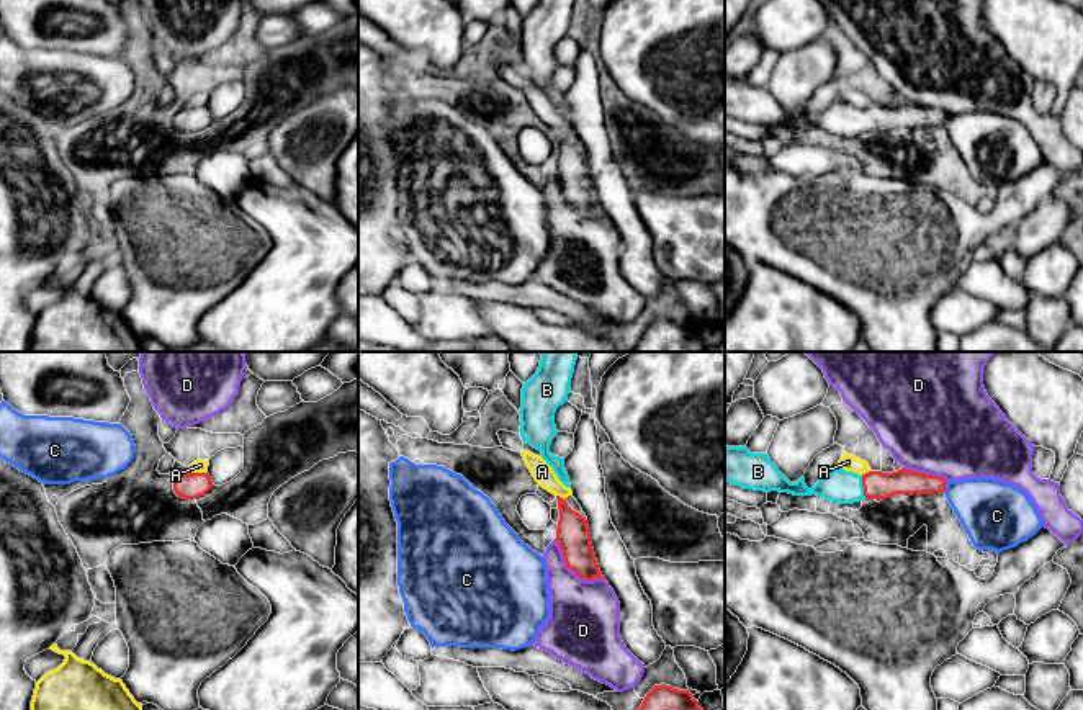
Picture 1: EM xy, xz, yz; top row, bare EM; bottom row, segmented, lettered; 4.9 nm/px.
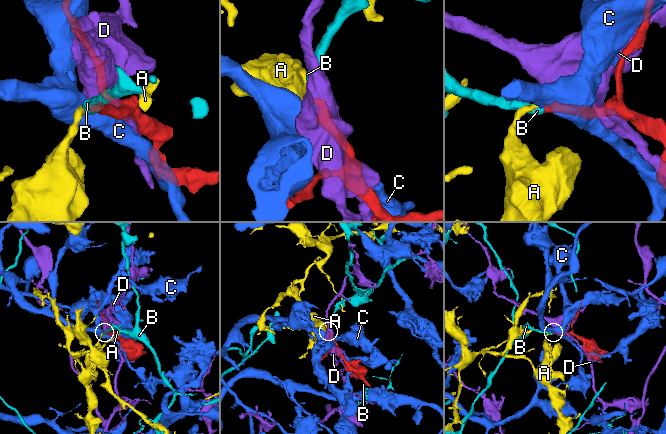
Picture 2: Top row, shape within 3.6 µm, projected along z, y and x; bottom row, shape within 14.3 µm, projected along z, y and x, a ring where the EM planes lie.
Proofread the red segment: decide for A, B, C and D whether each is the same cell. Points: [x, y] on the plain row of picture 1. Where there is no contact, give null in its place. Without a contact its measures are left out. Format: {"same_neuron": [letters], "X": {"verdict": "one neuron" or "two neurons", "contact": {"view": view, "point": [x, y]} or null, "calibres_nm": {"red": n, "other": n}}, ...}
{"same_neuron": ["B"], "A": {"verdict": "two neurons", "contact": {"view": "xy", "point": [197, 107]}, "calibres_nm": {"red": 130, "other": 60}}, "B": {"verdict": "one neuron", "contact": {"view": "yz", "point": [864, 121]}, "calibres_nm": {"red": 140, "other": 160}}, "C": {"verdict": "two neurons", "contact": {"view": "yz", "point": [944, 121]}, "calibres_nm": {"red": 130, "other": 300}}, "D": {"verdict": "two neurons", "contact": {"view": "xz", "point": [573, 203]}, "calibres_nm": {"red": 160, "other": 360}}}

